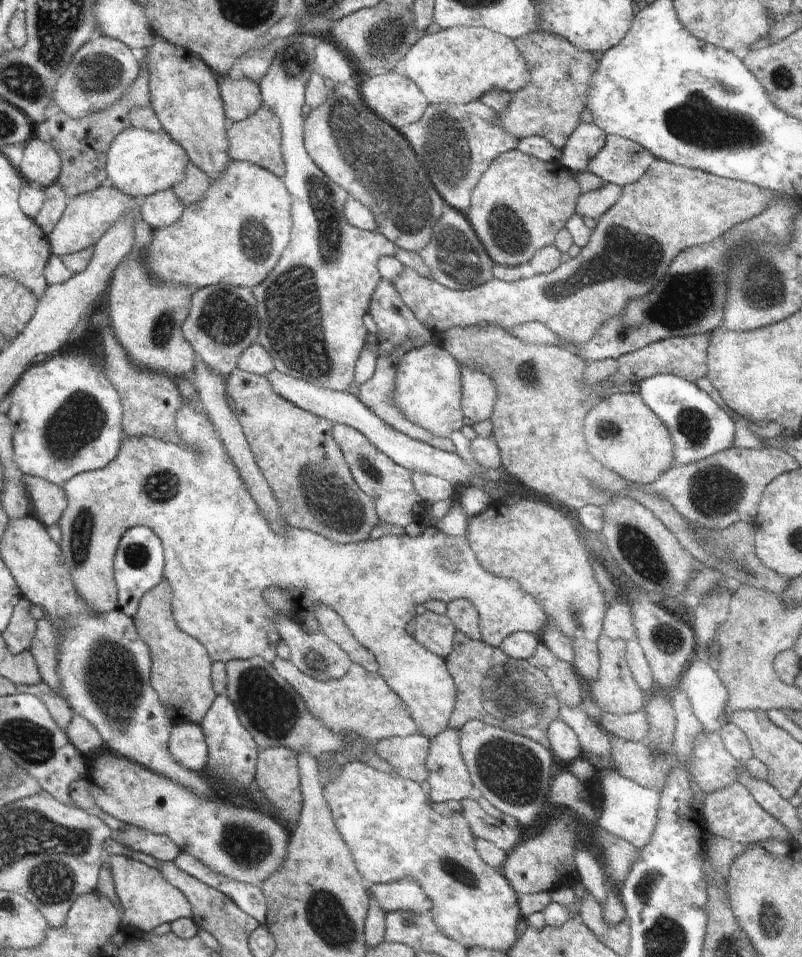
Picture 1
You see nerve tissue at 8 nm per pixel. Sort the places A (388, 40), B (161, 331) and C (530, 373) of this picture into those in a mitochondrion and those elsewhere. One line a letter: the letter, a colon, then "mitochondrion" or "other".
A: mitochondrion
B: mitochondrion
C: mitochondrion

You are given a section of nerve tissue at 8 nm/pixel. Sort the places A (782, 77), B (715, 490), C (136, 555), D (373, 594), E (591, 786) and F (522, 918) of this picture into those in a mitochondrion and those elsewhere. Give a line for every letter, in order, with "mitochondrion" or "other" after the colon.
A: mitochondrion
B: mitochondrion
C: mitochondrion
D: other
E: other
F: other

